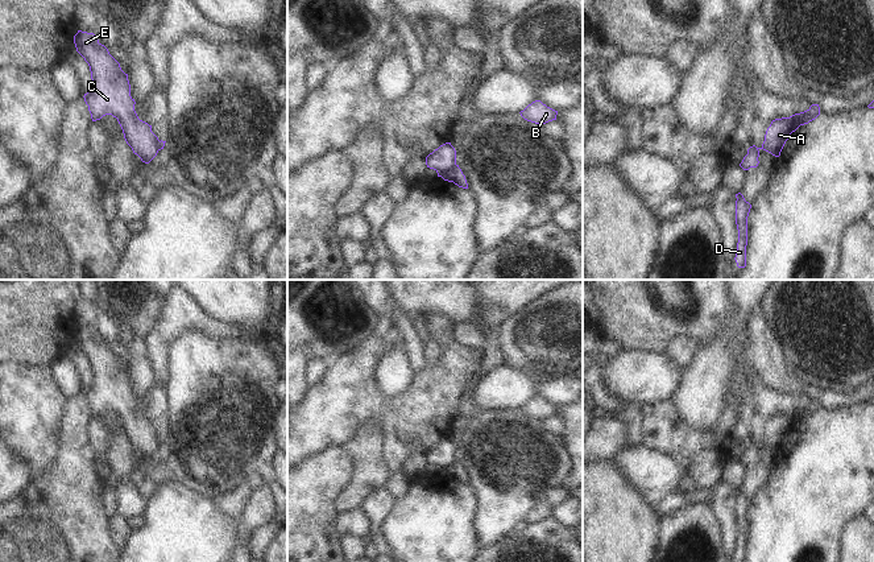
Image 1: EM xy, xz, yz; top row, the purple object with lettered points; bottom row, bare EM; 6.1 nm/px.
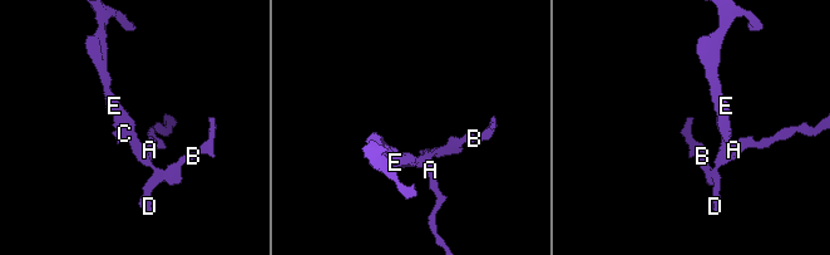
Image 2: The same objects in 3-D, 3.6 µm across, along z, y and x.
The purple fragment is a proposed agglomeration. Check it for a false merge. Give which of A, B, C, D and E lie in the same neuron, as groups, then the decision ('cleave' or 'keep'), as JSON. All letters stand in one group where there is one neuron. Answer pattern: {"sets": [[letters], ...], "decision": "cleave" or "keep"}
{"sets": [["A"], ["B", "C", "D", "E"]], "decision": "cleave"}

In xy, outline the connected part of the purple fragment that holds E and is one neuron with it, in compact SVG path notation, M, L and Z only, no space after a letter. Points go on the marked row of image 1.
M78 30L74 44L91 71L91 90L83 98L92 121L105 115L116 117L127 144L142 162L149 164L160 149L154 142L152 125L140 120L134 111L136 102L131 96L128 74L94 33Z

